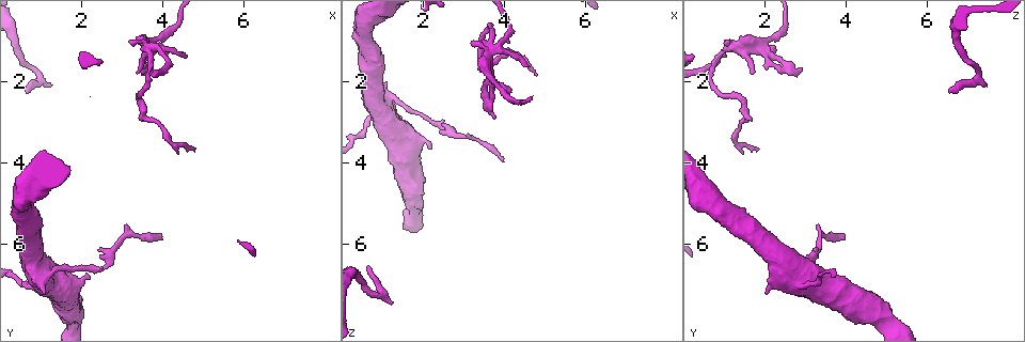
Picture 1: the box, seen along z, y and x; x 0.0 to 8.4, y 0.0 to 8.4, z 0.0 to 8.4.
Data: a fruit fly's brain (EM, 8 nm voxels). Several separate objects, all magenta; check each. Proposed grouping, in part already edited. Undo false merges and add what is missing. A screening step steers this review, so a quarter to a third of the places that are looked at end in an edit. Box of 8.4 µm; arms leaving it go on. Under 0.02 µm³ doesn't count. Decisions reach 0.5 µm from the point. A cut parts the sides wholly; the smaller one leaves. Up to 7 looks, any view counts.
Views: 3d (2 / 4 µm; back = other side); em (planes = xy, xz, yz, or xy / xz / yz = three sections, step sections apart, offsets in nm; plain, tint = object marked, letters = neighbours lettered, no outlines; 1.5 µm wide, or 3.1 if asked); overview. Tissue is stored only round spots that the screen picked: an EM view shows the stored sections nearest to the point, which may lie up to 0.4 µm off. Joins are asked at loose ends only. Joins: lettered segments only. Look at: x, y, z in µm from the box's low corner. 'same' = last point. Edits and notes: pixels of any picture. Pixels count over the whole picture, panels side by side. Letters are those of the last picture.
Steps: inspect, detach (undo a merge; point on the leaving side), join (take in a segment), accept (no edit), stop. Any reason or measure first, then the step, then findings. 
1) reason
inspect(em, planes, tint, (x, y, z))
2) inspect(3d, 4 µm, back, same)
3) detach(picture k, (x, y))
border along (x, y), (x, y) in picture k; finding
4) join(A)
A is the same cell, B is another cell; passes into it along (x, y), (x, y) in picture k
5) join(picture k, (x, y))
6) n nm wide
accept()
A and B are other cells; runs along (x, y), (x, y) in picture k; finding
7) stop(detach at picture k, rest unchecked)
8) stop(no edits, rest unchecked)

inspect(3d, 4 µm, (2.15, 6.80, 3.65))

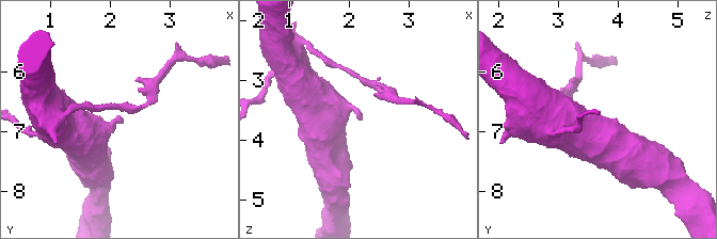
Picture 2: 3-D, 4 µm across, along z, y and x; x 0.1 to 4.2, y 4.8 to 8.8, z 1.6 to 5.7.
inspect(em, yz, step 8, letters, (2.20, 6.85, 3.65))

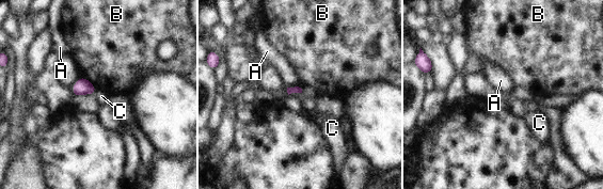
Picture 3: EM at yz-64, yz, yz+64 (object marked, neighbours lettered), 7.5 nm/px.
cut it another way
inspect(em, planes, letters, same)

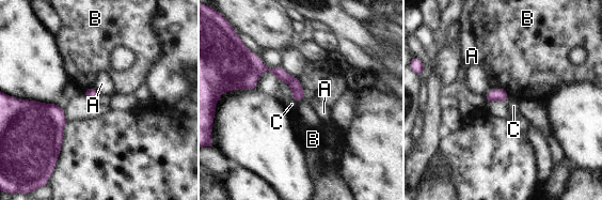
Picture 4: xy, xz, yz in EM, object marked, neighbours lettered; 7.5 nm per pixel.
accept()
A, B and C are other cells; no lettered segment goes on from it

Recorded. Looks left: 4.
inspect(3d, 2 µm, (1.05, 7.25, 2.10))

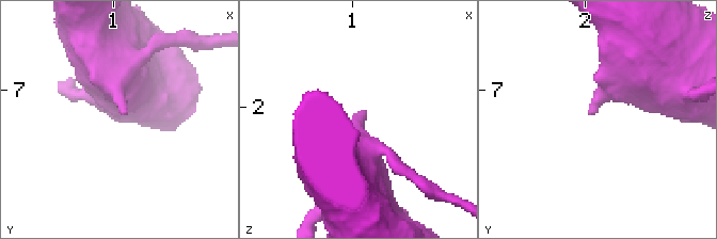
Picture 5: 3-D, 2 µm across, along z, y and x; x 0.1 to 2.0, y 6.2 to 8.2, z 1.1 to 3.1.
shape alone is not enough
inspect(em, planes, letters, (1.08, 7.22, 2.02))

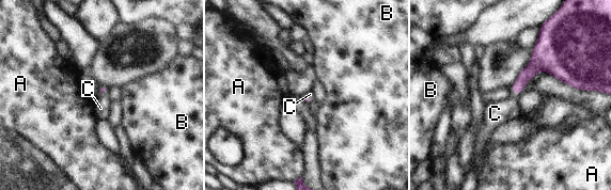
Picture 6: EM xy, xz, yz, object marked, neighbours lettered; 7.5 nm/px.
C touches over 90 nm
join(C)
C is the same cell, A and B are other cells; passes into it along (533, 67), (514, 93), (495, 113) in picture 6; the cell continues

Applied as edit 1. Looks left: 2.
two arms at a narrow angle
inspect(em, xy, step 4, letters, (3.70, 1.20, 1.20))

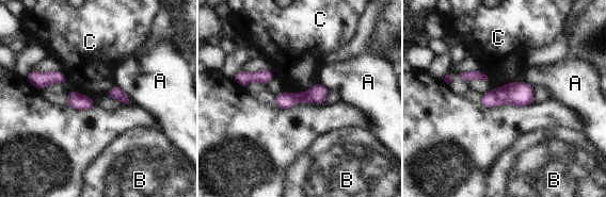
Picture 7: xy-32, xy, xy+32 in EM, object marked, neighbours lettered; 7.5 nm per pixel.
inspect(em, planes, letters, same)

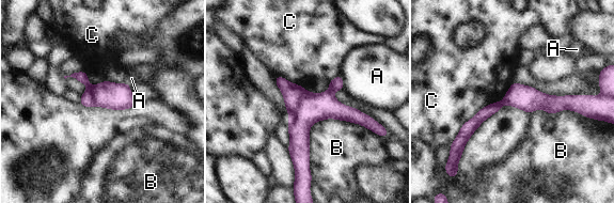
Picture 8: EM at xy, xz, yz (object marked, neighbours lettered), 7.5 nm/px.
190 nm wide
detach(picture 8, (312, 108))
A, B and C are other cells; border along (306, 91), (289, 115) in picture 8; two cells meet here

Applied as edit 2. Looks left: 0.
stop(join at picture 6, detach at picture 8, rest unchecked)

